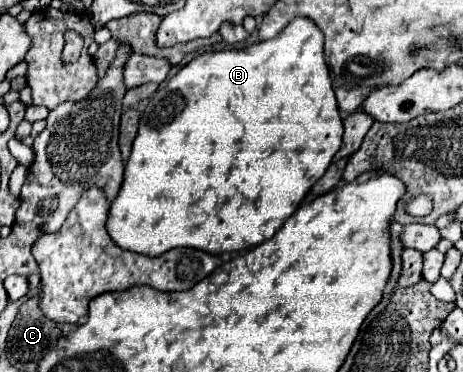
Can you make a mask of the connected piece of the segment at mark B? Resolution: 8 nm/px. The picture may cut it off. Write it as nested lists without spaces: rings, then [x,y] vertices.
[[[296,17],[292,19],[276,37],[252,43],[244,49],[222,49],[208,51],[194,57],[188,65],[184,65],[172,79],[168,79],[166,87],[160,87],[148,107],[140,117],[140,129],[132,145],[132,155],[126,161],[124,183],[118,197],[112,201],[108,231],[110,237],[128,251],[138,251],[144,255],[162,255],[170,247],[194,247],[202,251],[210,251],[212,255],[222,255],[230,251],[246,251],[256,247],[276,235],[276,231],[284,225],[284,221],[298,209],[306,193],[312,185],[326,173],[334,155],[342,145],[344,123],[338,111],[336,95],[332,89],[330,69],[324,59],[324,35],[320,27],[312,19]]]

